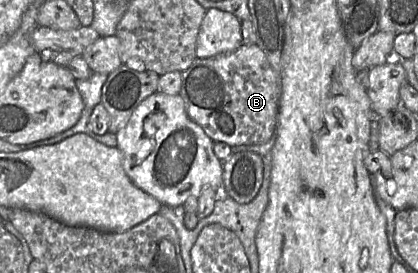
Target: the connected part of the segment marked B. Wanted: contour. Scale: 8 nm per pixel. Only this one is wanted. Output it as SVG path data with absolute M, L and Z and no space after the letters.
M241 44L236 50L232 52L216 55L210 58L200 59L196 57L193 63L182 72L182 82L179 94L185 102L188 117L200 125L206 135L209 136L213 141L225 142L229 146L263 144L275 134L277 124L278 99L280 95L280 75L277 74L271 67L266 55L256 44Z

